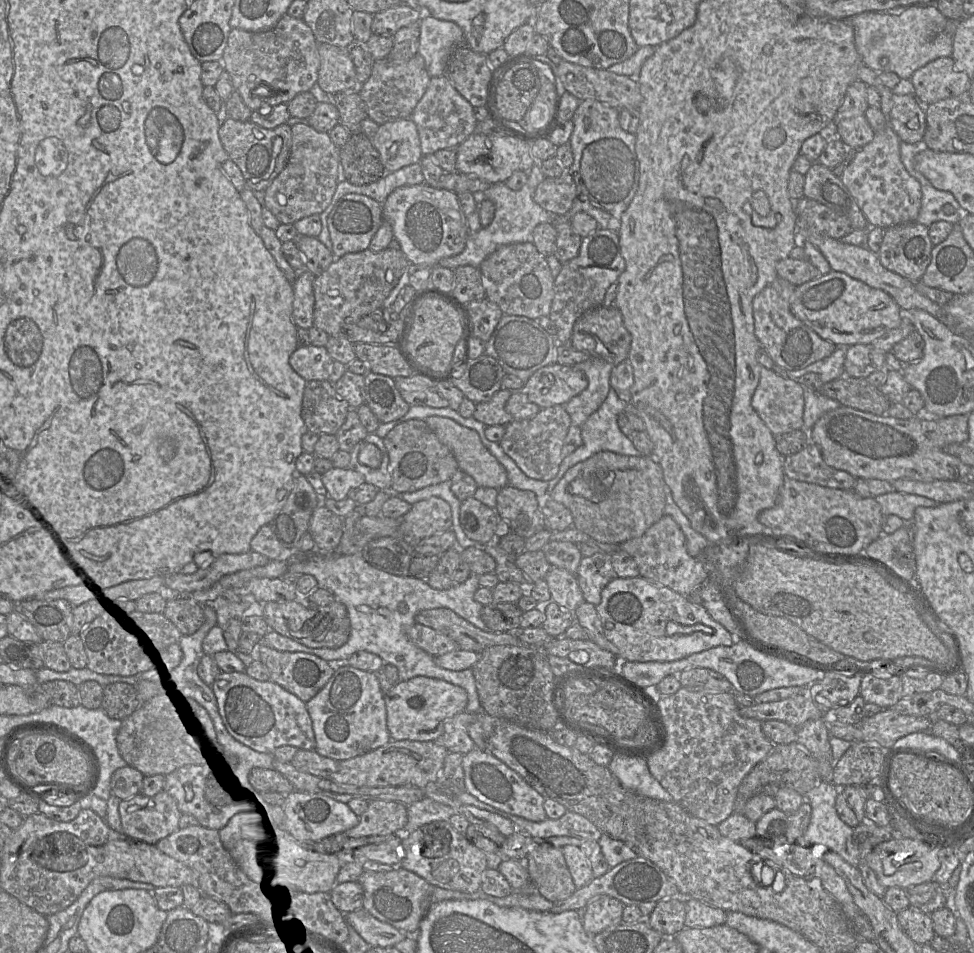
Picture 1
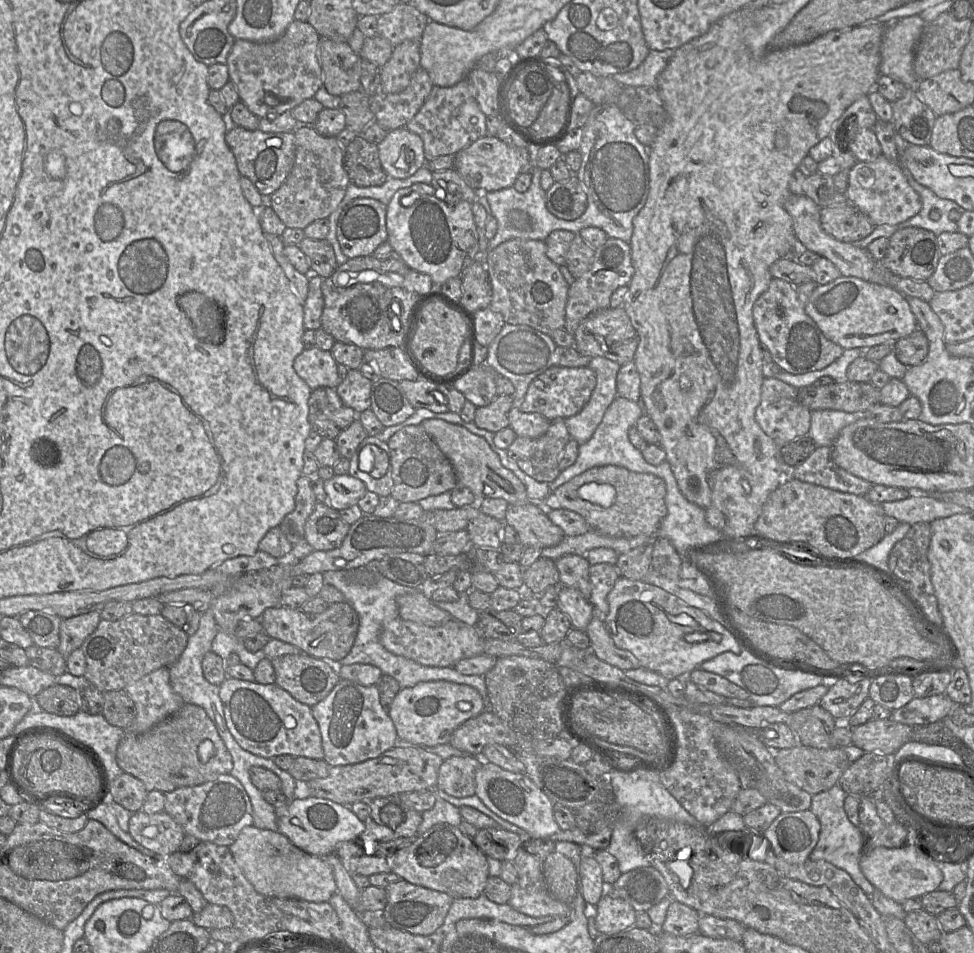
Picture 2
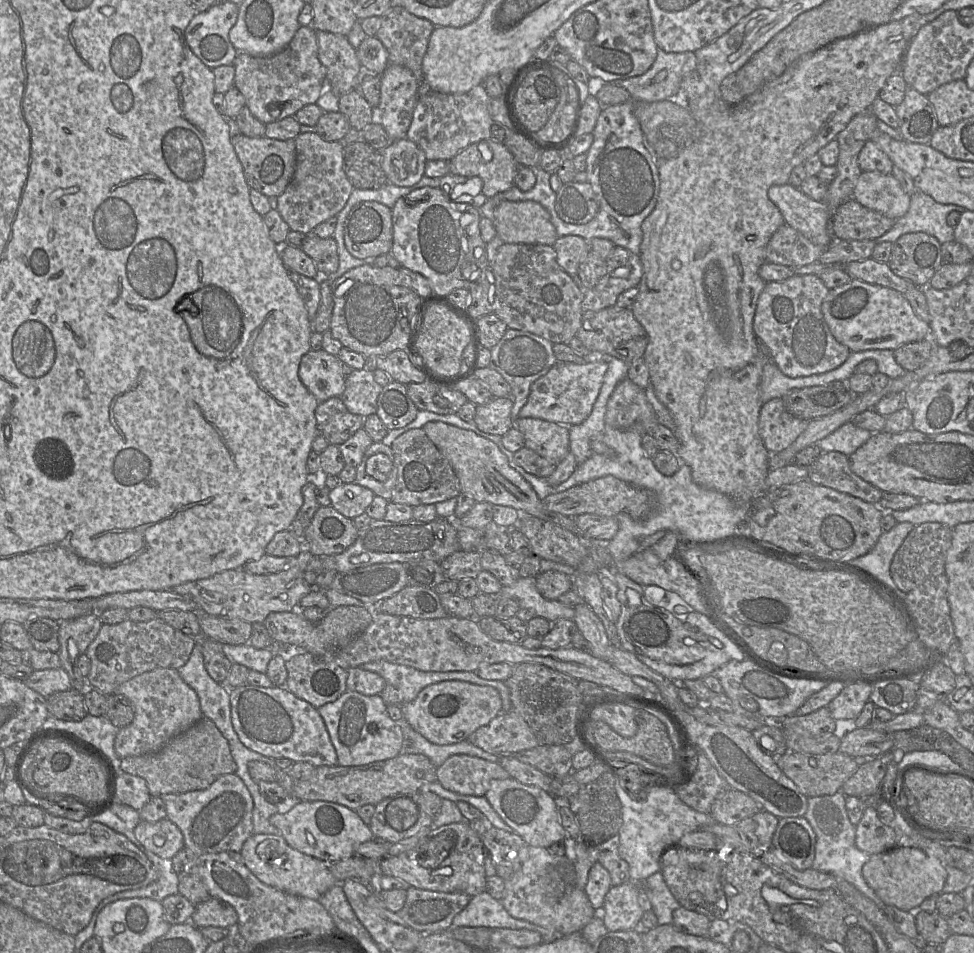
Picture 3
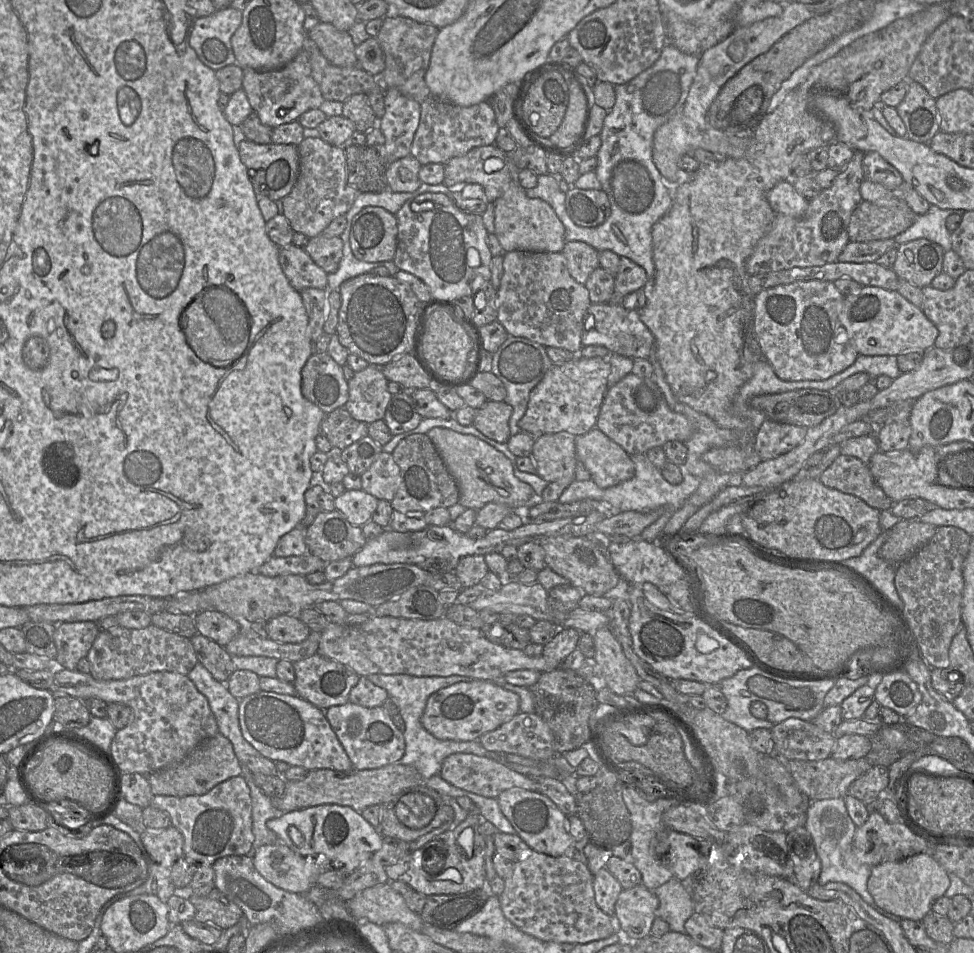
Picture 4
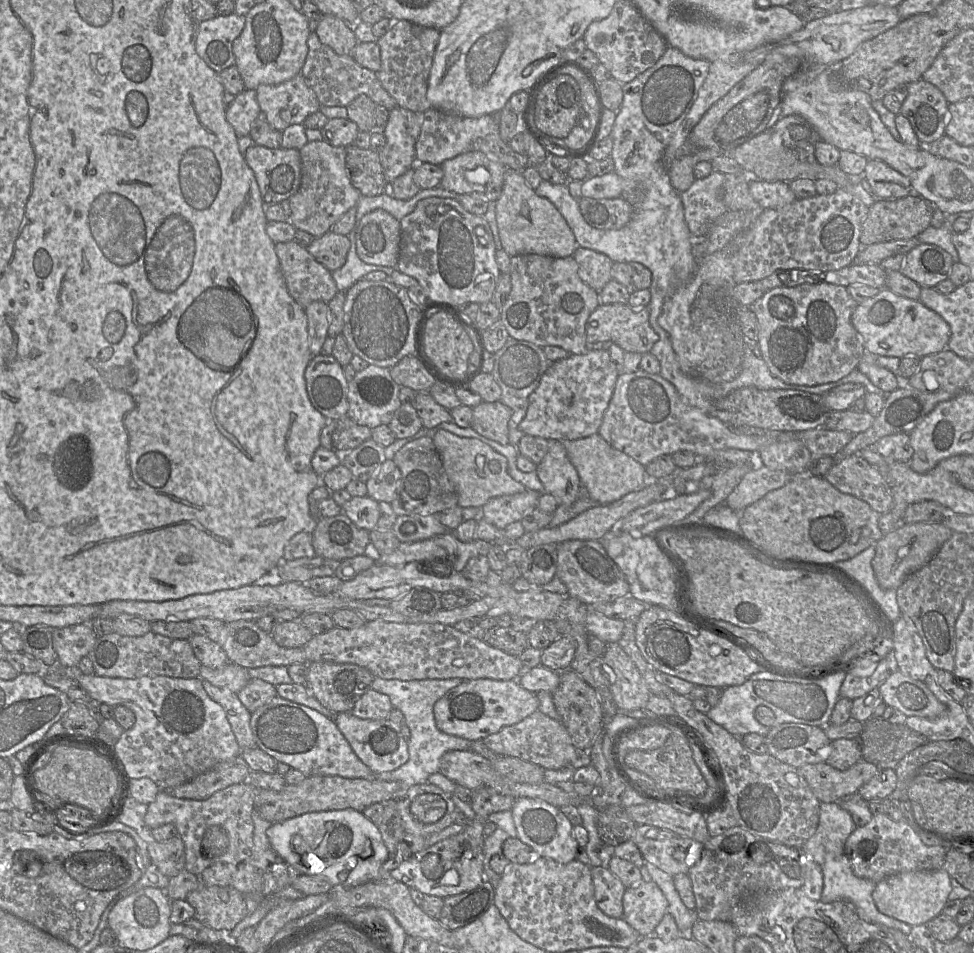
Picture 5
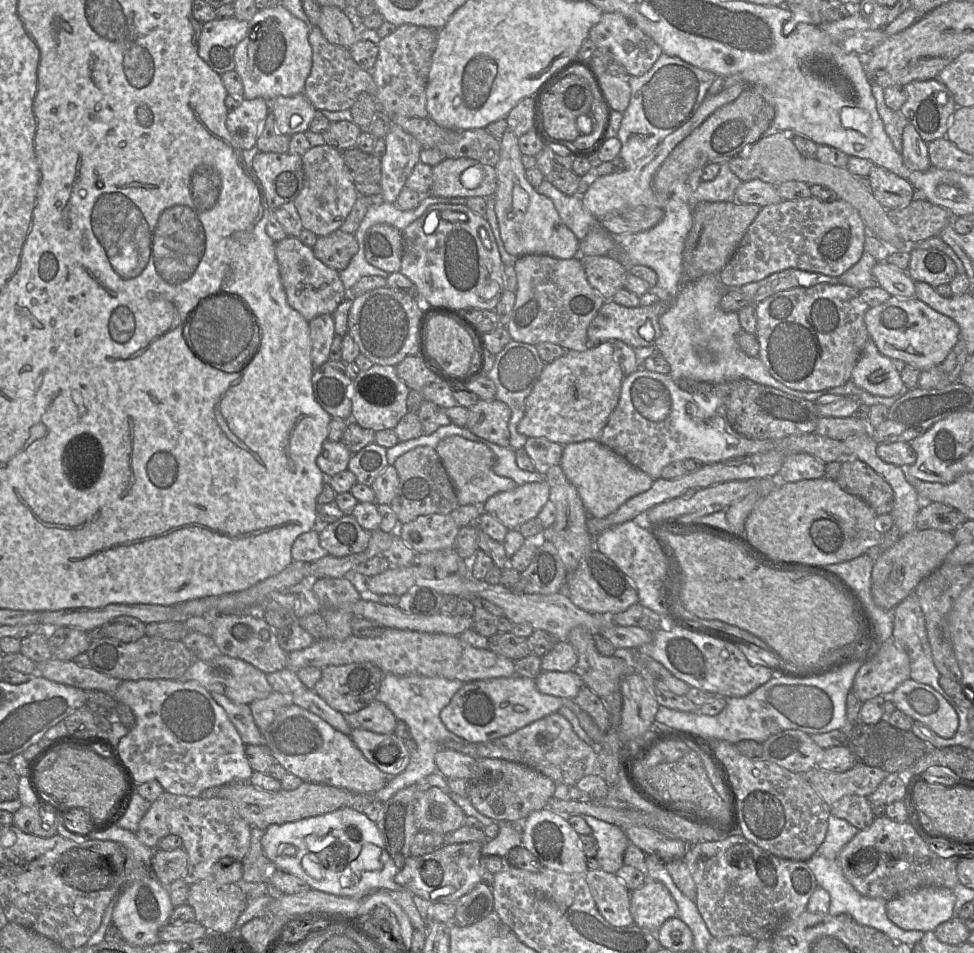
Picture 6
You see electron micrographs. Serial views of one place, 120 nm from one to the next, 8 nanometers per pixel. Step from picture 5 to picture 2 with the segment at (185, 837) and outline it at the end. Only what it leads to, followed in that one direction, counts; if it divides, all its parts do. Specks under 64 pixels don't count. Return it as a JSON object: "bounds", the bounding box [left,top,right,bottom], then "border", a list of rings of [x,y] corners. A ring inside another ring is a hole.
{"bounds":[164,773,253,847],"border":[[[230,773],[200,785],[181,787],[164,794],[164,811],[182,827],[185,834],[201,842],[229,847],[244,827],[253,825],[249,796],[240,781]]]}

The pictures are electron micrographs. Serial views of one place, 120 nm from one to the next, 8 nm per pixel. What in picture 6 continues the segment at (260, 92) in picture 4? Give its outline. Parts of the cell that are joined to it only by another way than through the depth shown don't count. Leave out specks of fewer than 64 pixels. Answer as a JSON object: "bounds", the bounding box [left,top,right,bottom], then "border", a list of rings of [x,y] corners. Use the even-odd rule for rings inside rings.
{"bounds":[268,93,317,135],"border":[[[304,93],[275,97],[268,100],[268,108],[274,116],[276,131],[285,135],[305,133],[317,111]]]}

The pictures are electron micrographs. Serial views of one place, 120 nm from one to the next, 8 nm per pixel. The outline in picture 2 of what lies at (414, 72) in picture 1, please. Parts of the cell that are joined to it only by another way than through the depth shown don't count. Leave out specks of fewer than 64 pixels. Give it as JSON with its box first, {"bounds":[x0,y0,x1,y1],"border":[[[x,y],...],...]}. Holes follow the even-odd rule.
{"bounds":[369,67,432,131],"border":[[[420,67],[403,91],[393,94],[377,92],[369,96],[374,121],[386,131],[406,127],[423,105],[432,87],[428,73]]]}

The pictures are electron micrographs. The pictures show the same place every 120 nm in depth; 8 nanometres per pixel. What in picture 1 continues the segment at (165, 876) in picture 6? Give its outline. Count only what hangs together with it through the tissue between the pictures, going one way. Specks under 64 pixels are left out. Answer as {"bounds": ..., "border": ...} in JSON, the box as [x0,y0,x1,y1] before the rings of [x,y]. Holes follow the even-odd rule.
{"bounds":[119,791,182,845],"border":[[[165,791],[153,797],[139,794],[122,800],[119,814],[122,833],[150,845],[178,831],[182,816],[176,801]]]}

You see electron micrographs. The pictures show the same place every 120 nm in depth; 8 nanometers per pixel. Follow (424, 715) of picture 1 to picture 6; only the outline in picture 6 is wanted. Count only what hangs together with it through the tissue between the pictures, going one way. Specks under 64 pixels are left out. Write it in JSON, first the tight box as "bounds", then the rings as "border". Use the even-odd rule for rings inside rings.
{"bounds":[440,678,603,745],"border":[[[491,678],[465,683],[440,712],[440,720],[453,734],[469,743],[482,743],[509,735],[545,716],[558,712],[566,706],[577,717],[581,728],[596,744],[601,745],[603,732],[592,717],[583,711],[573,699],[563,699],[541,693],[531,678]]]}

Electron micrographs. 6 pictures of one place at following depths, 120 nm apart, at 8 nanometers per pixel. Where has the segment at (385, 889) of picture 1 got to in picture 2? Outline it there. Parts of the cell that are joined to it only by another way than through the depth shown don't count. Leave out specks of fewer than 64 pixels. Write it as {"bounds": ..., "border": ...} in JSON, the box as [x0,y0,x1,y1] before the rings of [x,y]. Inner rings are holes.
{"bounds":[383,879,454,935],"border":[[[404,879],[386,887],[387,904],[383,915],[389,925],[416,935],[431,935],[440,929],[454,898],[446,893],[412,884]]]}

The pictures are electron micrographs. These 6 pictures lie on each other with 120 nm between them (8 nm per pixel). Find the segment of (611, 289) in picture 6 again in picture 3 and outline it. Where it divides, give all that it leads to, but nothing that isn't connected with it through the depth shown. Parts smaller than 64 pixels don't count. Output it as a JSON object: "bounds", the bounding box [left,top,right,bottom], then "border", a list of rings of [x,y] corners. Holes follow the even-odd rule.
{"bounds":[553,235,591,275],"border":[[[575,235],[558,237],[553,248],[557,254],[557,263],[569,275],[578,273],[580,263],[591,252],[589,242]]]}

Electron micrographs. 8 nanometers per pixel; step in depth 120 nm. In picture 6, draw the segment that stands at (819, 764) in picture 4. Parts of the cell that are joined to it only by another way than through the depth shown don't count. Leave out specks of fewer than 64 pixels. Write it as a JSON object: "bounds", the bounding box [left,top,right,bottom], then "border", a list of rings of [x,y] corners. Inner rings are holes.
{"bounds":[801,763,888,807],"border":[[[856,763],[852,768],[842,773],[825,771],[815,767],[808,773],[801,775],[806,776],[806,779],[815,791],[831,807],[845,795],[869,796],[888,775],[888,772],[879,767],[870,767],[862,763]]]}

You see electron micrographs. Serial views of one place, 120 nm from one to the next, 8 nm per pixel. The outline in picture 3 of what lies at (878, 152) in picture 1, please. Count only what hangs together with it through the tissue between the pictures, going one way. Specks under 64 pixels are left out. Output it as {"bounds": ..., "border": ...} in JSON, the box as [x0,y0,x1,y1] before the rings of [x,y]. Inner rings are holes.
{"bounds":[852,172,911,220],"border":[[[862,172],[852,198],[862,206],[898,220],[908,211],[911,196],[892,174]]]}

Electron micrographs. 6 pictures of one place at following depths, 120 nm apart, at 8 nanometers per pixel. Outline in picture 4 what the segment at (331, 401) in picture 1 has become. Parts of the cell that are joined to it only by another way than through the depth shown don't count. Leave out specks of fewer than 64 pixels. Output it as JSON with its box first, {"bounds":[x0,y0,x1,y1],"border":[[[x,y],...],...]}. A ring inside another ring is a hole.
{"bounds":[321,407,368,450],"border":[[[339,407],[325,415],[321,431],[332,447],[343,450],[368,435],[368,424],[354,419],[344,407]]]}

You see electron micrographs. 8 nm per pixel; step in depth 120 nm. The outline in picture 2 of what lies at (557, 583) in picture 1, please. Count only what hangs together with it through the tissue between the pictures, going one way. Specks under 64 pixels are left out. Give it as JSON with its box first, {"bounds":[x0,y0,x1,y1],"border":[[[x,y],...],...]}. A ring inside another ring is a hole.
{"bounds":[558,586,596,631],"border":[[[562,586],[559,592],[558,608],[569,617],[572,628],[582,631],[586,631],[596,613],[593,605],[579,590],[568,586]]]}

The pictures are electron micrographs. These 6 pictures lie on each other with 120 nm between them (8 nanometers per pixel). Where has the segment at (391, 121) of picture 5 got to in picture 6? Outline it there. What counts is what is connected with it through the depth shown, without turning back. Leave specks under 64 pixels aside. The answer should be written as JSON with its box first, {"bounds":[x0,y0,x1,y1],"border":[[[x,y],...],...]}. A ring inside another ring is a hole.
{"bounds":[380,124,422,203],"border":[[[392,124],[384,140],[386,150],[380,159],[380,199],[395,203],[414,166],[420,162],[422,148],[412,135],[397,124]]]}

